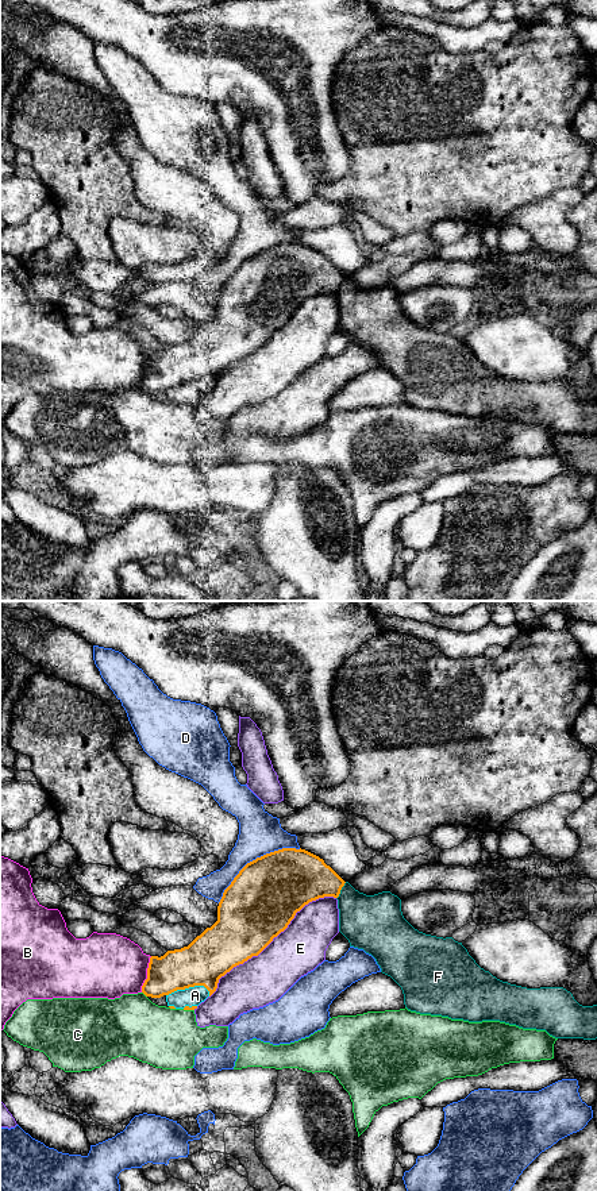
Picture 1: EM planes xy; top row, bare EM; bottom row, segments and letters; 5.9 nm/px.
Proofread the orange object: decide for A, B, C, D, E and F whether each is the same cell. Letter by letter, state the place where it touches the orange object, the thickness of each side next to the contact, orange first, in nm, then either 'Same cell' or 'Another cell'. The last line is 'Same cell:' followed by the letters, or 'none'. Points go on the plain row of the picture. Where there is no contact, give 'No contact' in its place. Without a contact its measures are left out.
A: Touches orange at xy (188, 382). Thickness 280 nm (orange) against 110 nm. Another cell
B: Touches orange at xy (147, 369). Thickness 240 nm (orange) against 380 nm. Another cell
C: Touches orange at xy (143, 388). Thickness 240 nm (orange) against 360 nm. Another cell
D: Touches orange at xy (255, 254). Thickness 420 nm (orange) against 260 nm. Another cell
E: Touches orange at xy (270, 336). Thickness 420 nm (orange) against 300 nm. Another cell
F: Touches orange at xy (341, 284). Thickness 300 nm (orange) against 320 nm. Another cell
Same cell: none

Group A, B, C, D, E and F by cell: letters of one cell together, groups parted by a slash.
A / B / C / D / E / F

